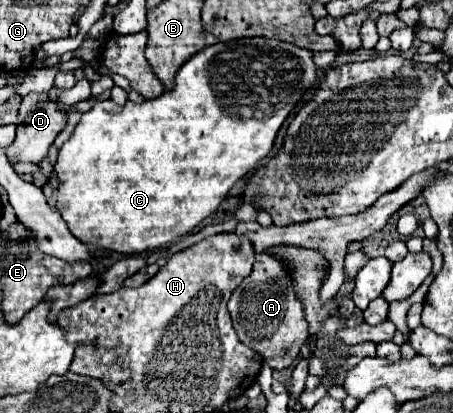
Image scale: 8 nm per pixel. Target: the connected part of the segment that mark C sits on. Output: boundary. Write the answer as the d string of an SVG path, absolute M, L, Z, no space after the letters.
M240 38L232 42L218 42L214 46L204 48L200 54L192 56L176 74L176 86L170 92L164 92L162 96L154 100L146 100L142 104L134 104L128 100L124 106L119 106L113 100L108 99L100 102L94 100L94 108L90 112L82 114L82 120L78 122L72 138L62 146L58 152L58 160L54 164L54 172L58 176L58 190L54 194L54 202L62 218L66 220L70 232L84 244L92 244L98 248L114 250L120 254L140 254L146 250L160 248L168 242L174 242L176 238L188 234L192 228L196 228L204 218L216 212L228 190L242 180L254 166L268 156L268 152L274 146L274 138L290 114L290 110L300 102L302 94L314 84L316 80L316 64L312 60L312 52L298 48L288 42L276 42L276 40L266 40L266 38Z

